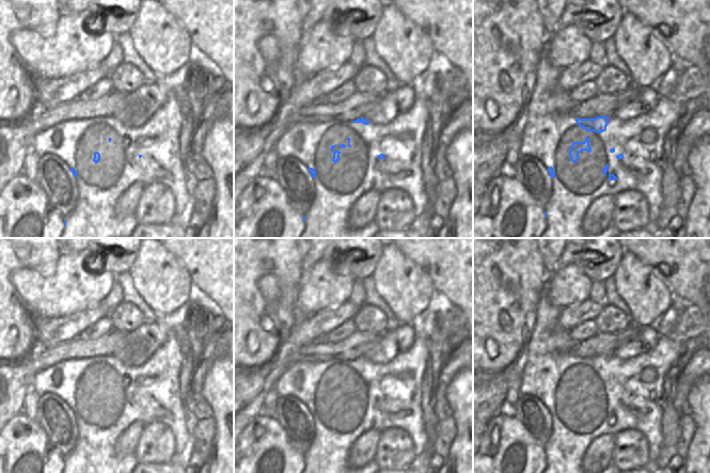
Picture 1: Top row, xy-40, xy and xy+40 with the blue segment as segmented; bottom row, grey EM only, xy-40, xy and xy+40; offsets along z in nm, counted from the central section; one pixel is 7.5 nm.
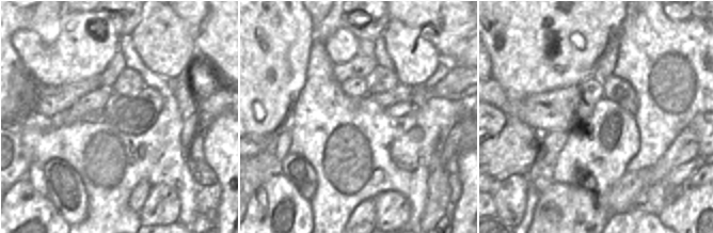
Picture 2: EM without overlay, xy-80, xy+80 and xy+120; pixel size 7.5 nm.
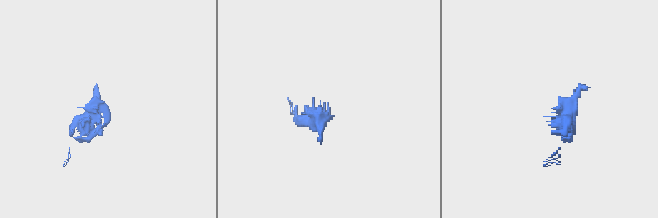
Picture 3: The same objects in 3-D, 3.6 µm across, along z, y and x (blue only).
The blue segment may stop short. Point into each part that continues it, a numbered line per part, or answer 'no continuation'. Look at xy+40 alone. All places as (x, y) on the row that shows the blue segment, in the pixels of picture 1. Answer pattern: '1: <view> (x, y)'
1: xy+40 (507, 210).

